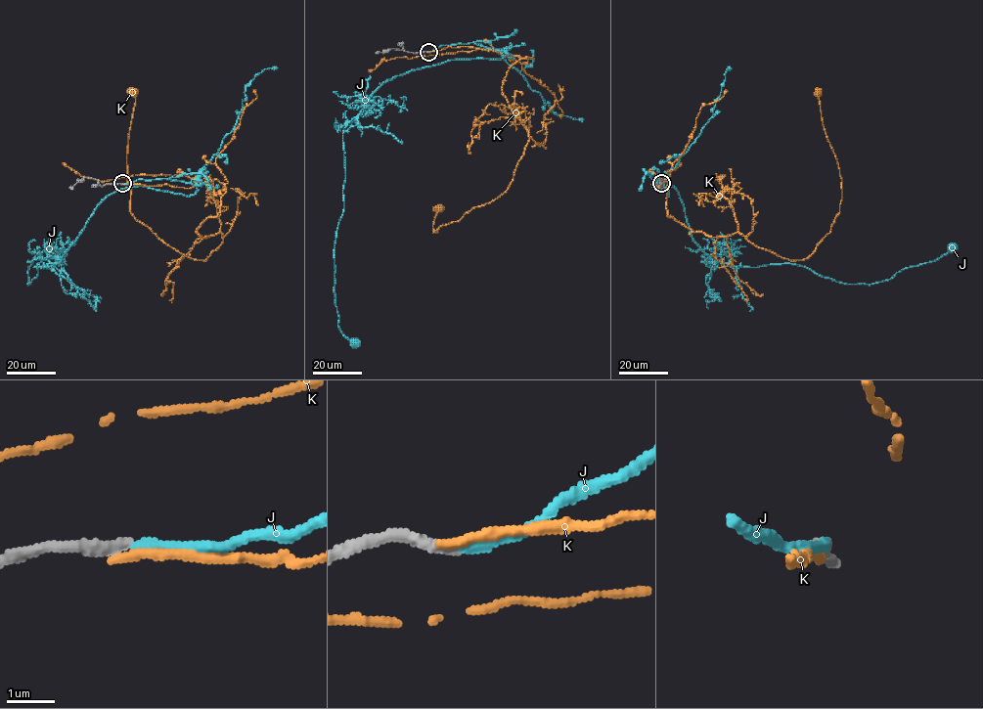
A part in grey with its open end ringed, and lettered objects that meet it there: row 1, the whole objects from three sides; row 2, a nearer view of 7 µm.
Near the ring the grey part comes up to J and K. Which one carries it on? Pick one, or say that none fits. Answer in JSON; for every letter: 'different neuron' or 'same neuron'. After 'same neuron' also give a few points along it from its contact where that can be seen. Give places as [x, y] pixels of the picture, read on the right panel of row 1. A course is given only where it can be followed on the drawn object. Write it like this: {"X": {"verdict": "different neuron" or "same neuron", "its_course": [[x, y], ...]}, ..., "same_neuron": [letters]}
{"J": {"verdict": "same neuron", "its_course": [[661, 184], [652, 179], [669, 196], [676, 190], [692, 240], [730, 265], [791, 263], [871, 285], [952, 247]]}, "K": {"verdict": "different neuron"}, "same_neuron": ["J"]}

